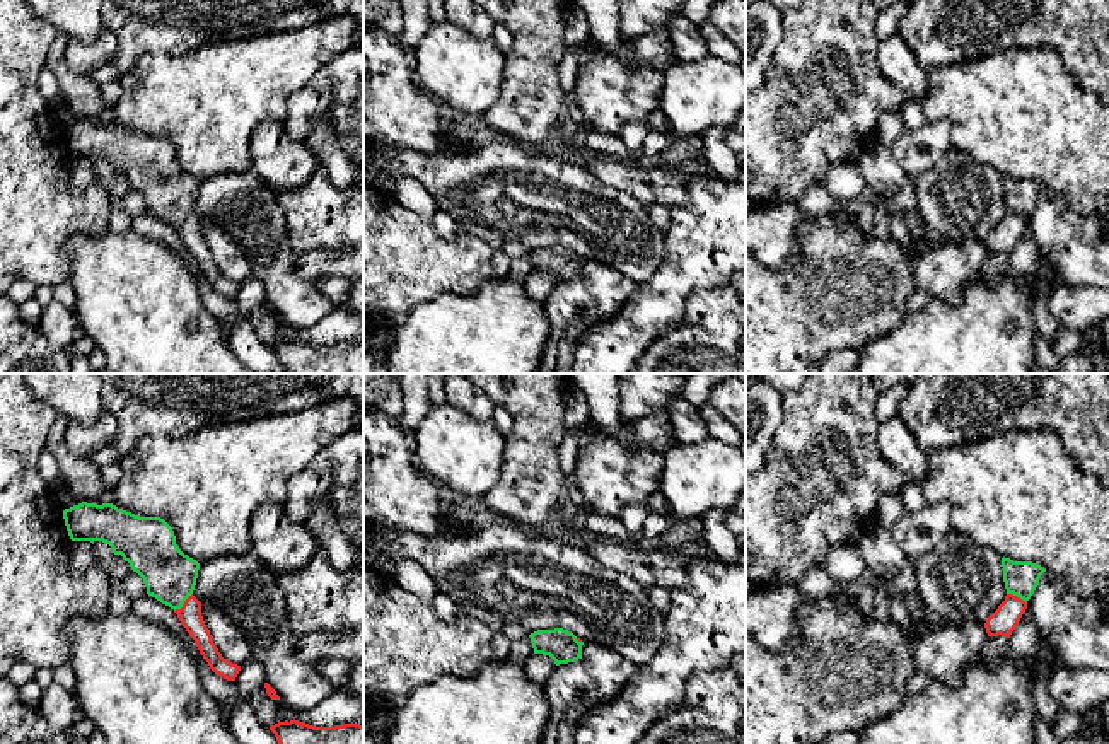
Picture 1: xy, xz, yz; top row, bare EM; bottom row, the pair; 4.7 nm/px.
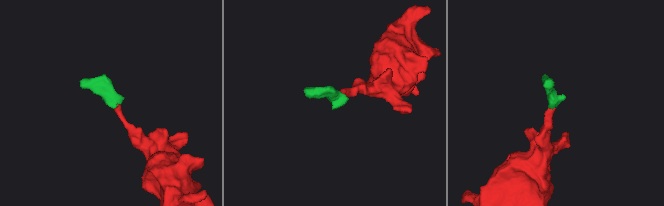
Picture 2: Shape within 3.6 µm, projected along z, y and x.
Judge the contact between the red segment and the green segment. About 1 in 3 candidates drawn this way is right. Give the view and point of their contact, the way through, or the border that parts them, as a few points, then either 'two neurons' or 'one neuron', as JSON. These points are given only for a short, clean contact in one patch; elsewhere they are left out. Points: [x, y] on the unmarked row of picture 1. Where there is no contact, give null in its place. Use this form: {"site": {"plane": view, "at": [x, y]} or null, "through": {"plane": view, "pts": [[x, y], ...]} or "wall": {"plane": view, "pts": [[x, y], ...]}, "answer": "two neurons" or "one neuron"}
{"site": {"plane": "xy", "at": [185, 220]}, "through": {"plane": "xy", "pts": [[190, 232], [185, 220], [178, 214], [169, 193]]}, "answer": "one neuron"}

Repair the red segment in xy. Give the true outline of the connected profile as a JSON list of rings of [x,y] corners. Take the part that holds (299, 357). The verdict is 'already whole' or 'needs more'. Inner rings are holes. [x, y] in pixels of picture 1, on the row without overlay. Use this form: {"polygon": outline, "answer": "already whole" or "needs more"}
{"polygon": [[[278,340],[270,345],[288,374],[363,374],[363,343],[314,345],[304,340]]], "answer": "already whole"}

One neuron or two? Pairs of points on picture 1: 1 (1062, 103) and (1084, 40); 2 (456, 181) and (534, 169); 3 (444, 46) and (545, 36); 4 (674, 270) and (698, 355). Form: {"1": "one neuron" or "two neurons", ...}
{"1": "two neurons", "2": "one neuron", "3": "two neurons", "4": "two neurons"}

